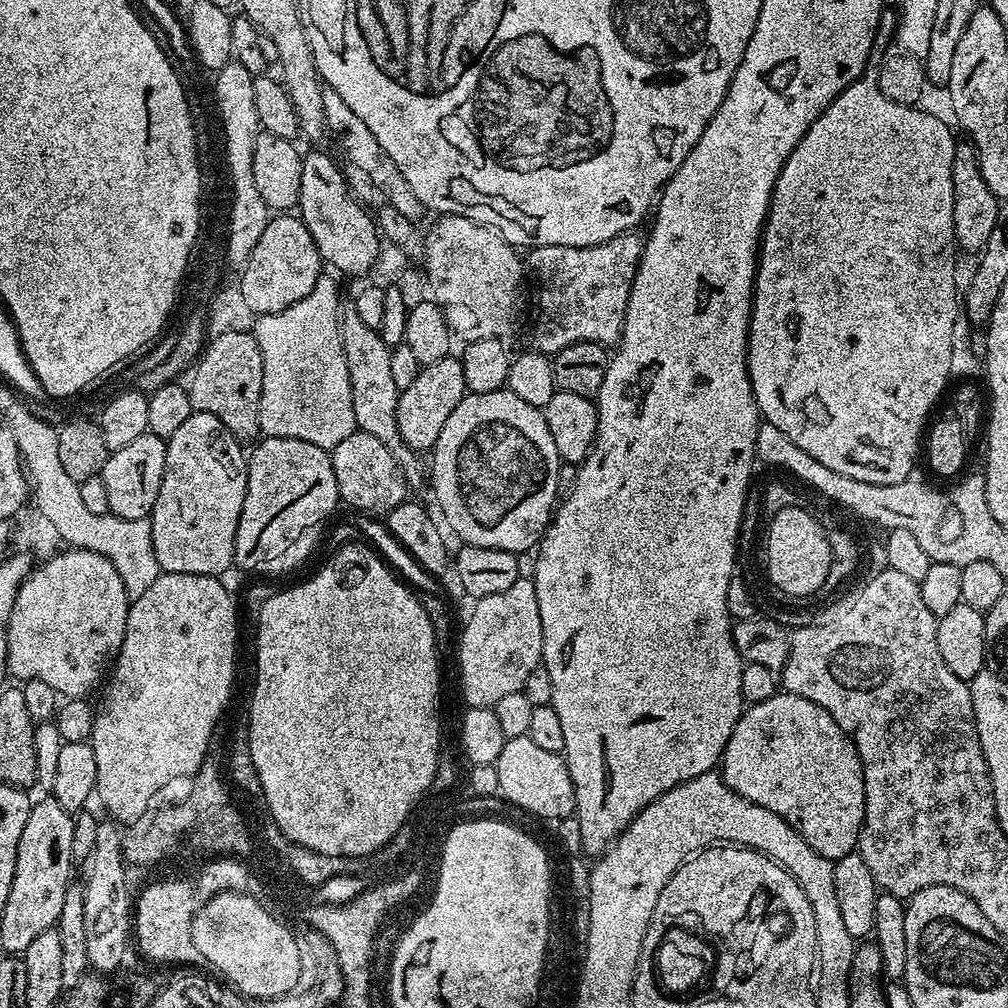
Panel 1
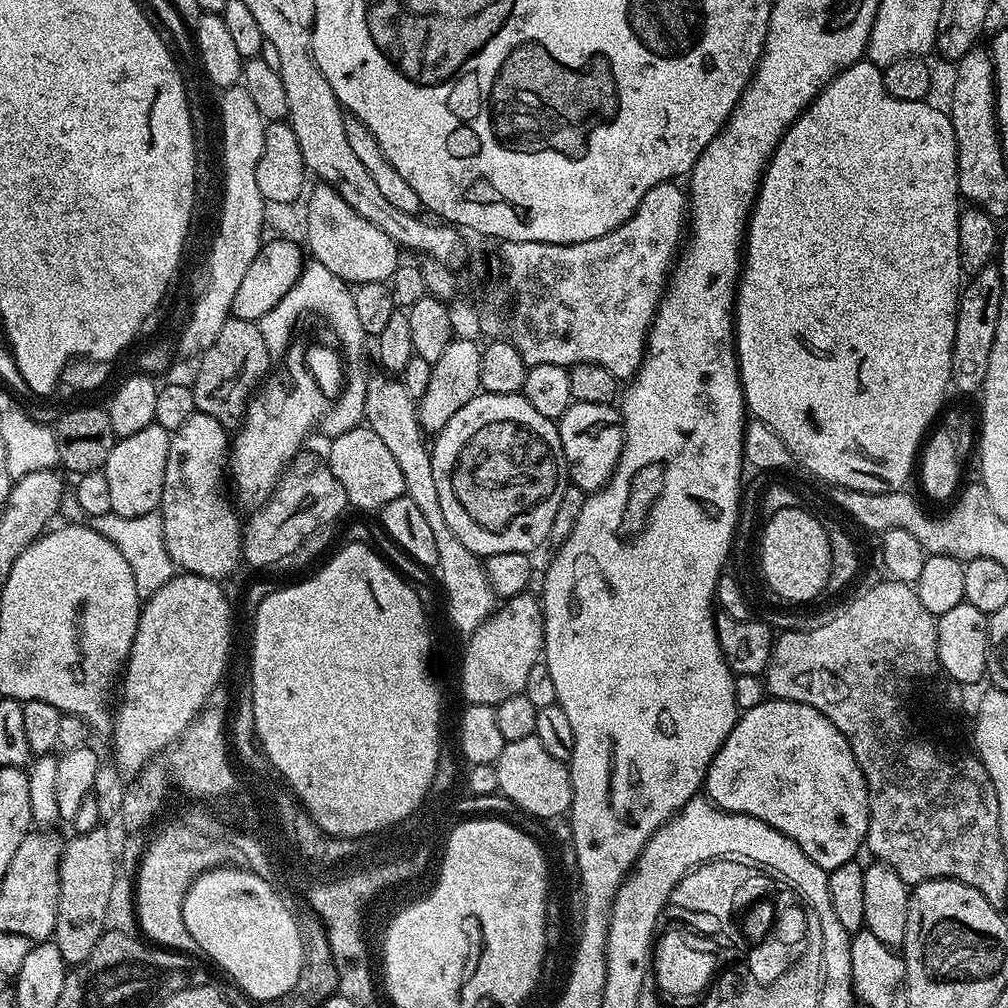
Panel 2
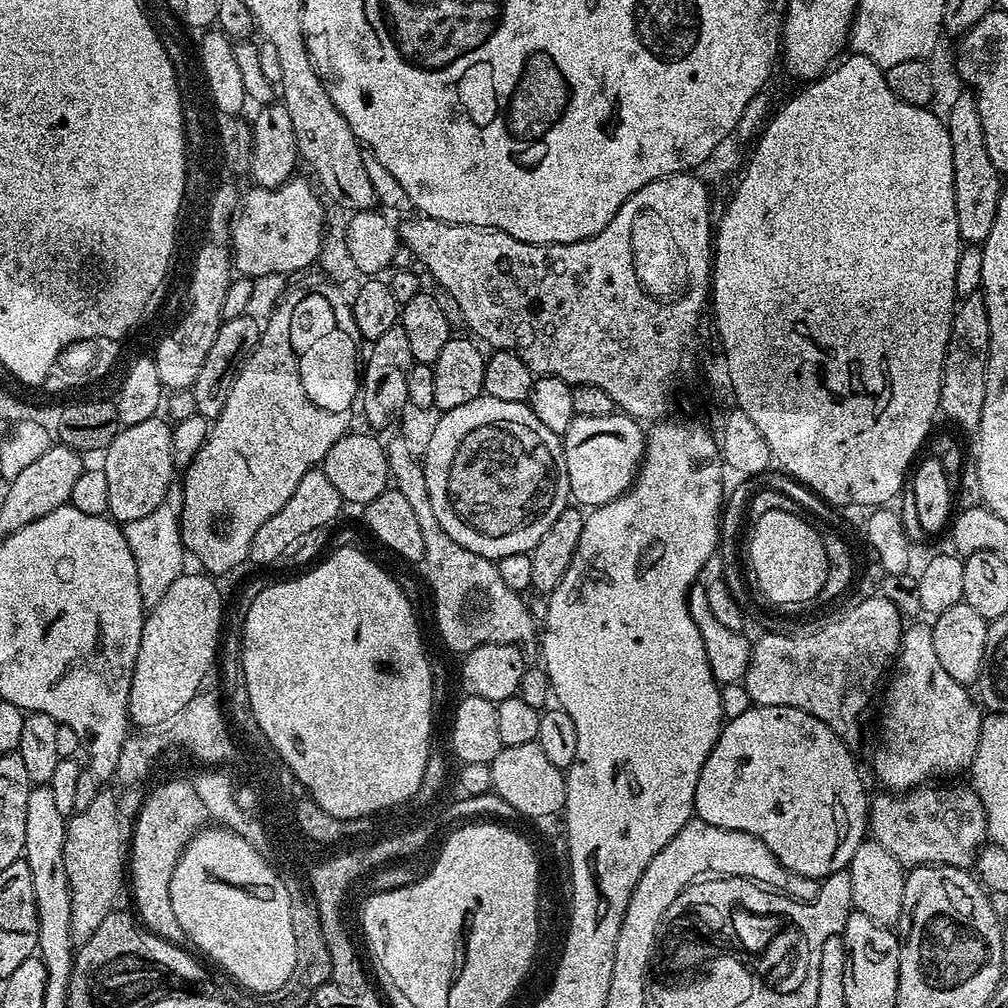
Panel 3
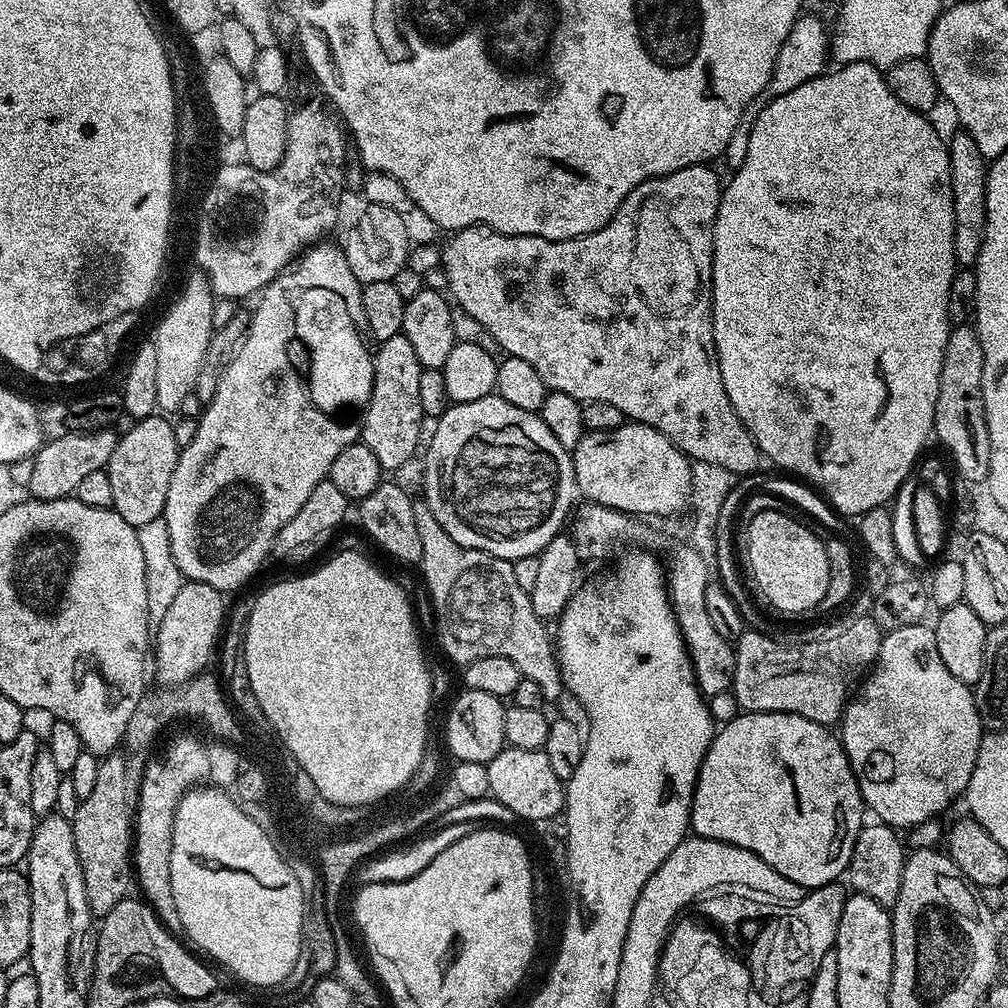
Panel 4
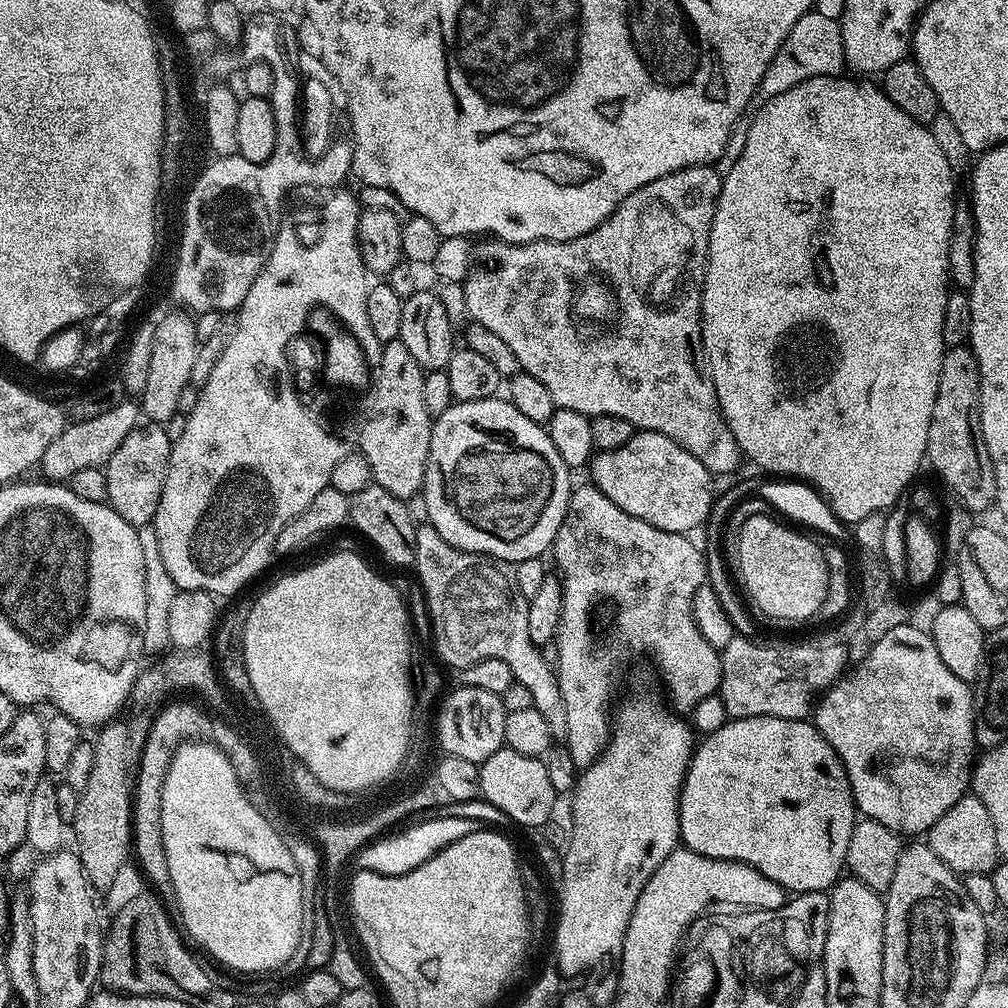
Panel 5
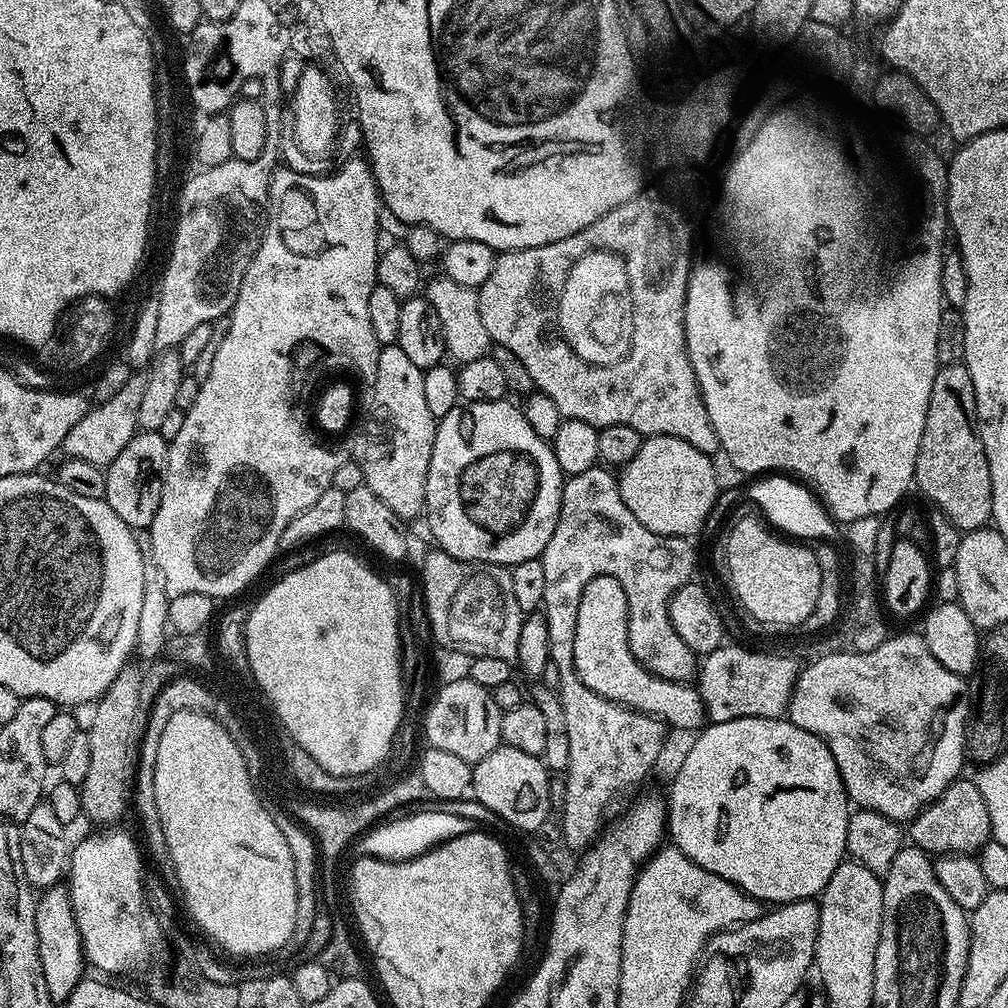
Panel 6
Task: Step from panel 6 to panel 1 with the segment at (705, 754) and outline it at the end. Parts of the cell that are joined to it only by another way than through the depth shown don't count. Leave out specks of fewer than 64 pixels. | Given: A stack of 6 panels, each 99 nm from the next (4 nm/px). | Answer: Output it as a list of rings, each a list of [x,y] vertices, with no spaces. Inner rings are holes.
[[[777,690],[773,696],[766,698],[766,702],[758,702],[745,707],[740,713],[740,720],[734,726],[734,734],[730,734],[730,742],[726,742],[726,750],[722,757],[722,775],[724,781],[730,786],[730,790],[734,790],[742,798],[758,806],[766,806],[766,810],[774,810],[778,818],[794,826],[794,830],[798,830],[798,834],[802,834],[802,838],[806,838],[806,842],[814,846],[814,850],[818,850],[820,856],[825,856],[826,859],[834,862],[850,854],[859,845],[860,828],[864,825],[864,767],[858,758],[858,750],[854,746],[852,737],[844,733],[842,726],[838,726],[838,722],[834,722],[831,714],[822,706],[810,702],[810,698],[802,698],[798,694]]]

